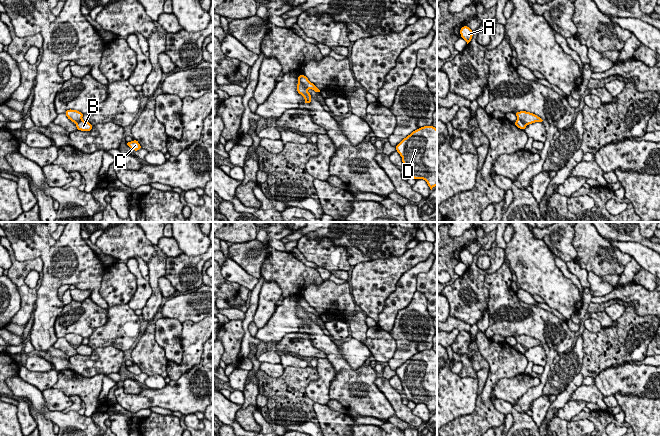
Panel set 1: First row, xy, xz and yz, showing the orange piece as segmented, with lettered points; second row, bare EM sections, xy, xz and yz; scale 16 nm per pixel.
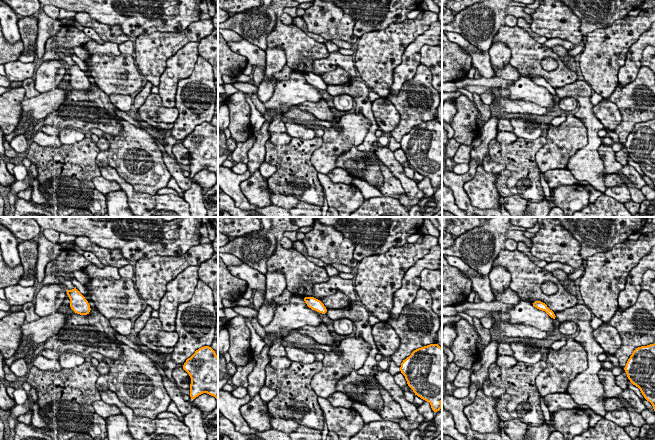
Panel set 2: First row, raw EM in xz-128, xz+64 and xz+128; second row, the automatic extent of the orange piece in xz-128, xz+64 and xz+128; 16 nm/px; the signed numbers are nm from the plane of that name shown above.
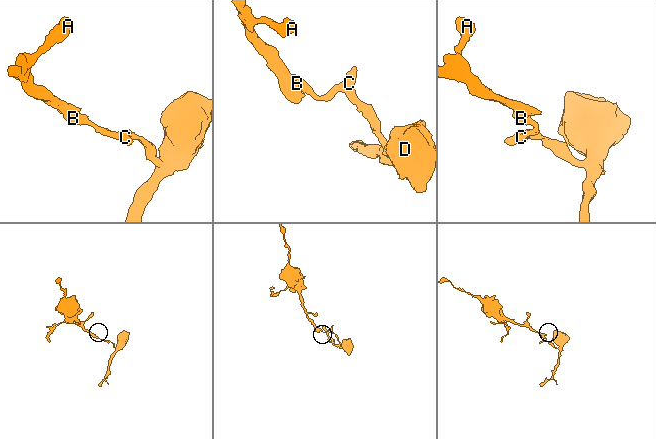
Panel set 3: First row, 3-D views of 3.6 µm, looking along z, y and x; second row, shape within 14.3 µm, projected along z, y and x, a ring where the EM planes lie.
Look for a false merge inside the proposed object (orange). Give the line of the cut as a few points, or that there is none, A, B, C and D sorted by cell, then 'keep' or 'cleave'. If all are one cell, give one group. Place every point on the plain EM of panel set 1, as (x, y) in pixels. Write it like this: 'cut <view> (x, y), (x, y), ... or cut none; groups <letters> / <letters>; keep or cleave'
cut xz (298, 305), (307, 312); groups A / B C D; cleave

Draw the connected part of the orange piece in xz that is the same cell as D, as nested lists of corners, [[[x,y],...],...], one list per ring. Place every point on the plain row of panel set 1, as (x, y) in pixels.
[[[432,349],[413,355],[396,369],[409,401],[424,403],[430,413],[437,410],[437,353]]]

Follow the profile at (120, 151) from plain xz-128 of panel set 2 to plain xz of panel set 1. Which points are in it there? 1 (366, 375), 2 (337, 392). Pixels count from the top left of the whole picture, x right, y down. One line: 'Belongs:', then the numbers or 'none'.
Belongs: 1, 2

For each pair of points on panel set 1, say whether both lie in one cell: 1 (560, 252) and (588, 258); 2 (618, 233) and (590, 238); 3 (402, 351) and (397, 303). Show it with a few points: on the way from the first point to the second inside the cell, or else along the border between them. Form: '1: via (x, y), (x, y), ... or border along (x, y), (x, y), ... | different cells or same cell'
1: border along (571, 242), (576, 252), (575, 260) | different cells
2: border along (597, 232), (609, 240) | different cells
3: border along (413, 293), (412, 300), (398, 312), (389, 332) | different cells

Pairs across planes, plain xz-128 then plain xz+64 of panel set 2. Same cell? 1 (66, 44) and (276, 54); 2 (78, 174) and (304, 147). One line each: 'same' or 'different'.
1: different
2: same

